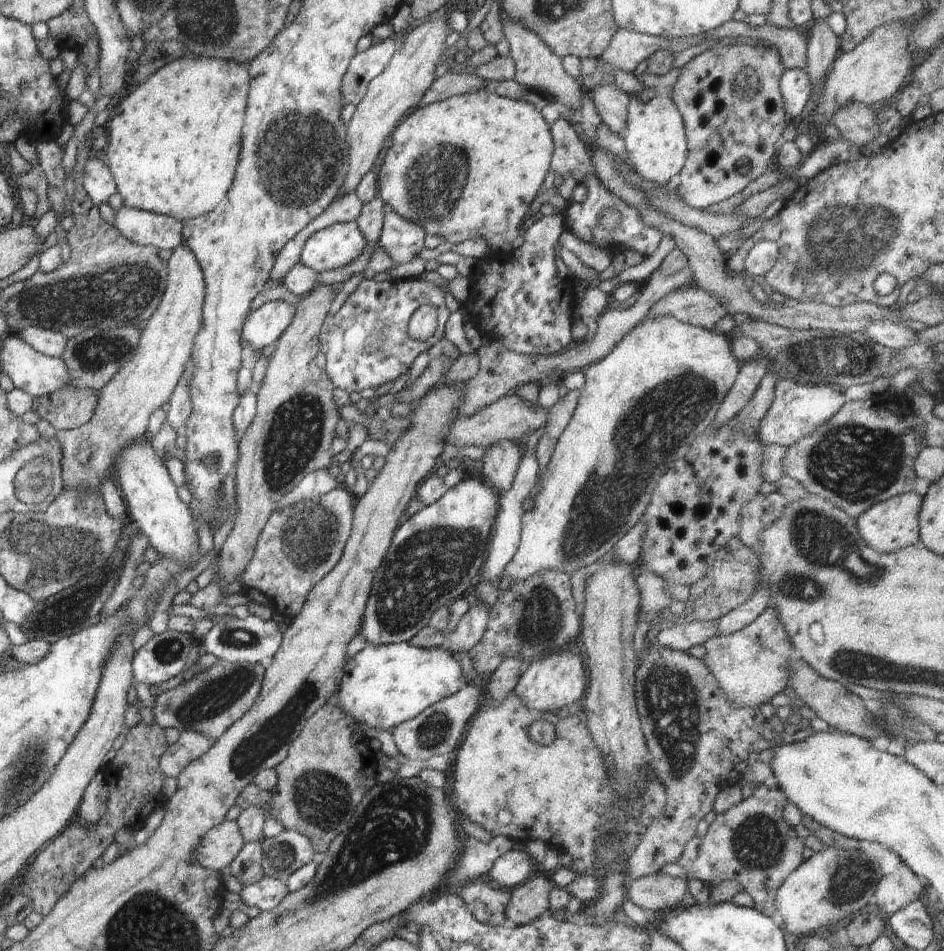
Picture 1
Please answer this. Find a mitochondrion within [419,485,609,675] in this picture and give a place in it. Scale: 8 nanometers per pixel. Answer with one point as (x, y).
(542, 618)

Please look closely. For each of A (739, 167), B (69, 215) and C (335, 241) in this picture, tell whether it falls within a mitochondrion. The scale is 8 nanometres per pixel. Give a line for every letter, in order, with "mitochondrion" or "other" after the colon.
A: other
B: other
C: other

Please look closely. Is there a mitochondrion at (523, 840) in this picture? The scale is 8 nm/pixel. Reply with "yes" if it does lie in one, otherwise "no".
no

